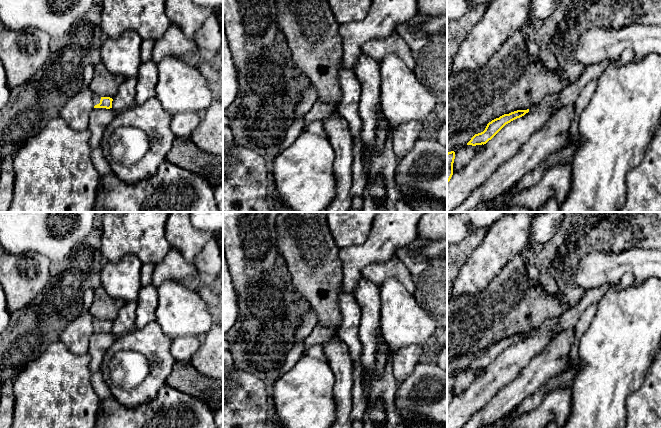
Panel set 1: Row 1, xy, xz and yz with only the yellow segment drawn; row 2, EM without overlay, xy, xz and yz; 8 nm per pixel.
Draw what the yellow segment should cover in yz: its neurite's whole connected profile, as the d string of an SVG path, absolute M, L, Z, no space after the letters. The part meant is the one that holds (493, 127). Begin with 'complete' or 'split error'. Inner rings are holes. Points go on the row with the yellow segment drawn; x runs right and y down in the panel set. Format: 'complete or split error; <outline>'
complete; M517 110L511 112L509 114L504 114L499 118L496 118L489 122L485 128L485 130L481 133L475 134L471 140L467 143L467 145L484 145L489 140L491 140L506 124L510 123L511 121L524 116L526 113L529 112L527 110Z

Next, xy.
split error; M92 93L92 102L93 102L94 108L110 109L112 108L112 101L113 99L110 97L101 97L99 95Z

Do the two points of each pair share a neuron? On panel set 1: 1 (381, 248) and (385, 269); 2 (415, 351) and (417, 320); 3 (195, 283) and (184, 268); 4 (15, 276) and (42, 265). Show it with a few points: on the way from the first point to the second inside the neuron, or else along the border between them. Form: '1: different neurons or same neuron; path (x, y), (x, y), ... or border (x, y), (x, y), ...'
1: different neurons; border (395, 254), (383, 262), (370, 263), (362, 270)
2: different neurons; border (426, 352), (419, 345), (407, 344), (393, 353)
3: same neuron; path (192, 279), (185, 272)
4: same neuron; path (23, 278), (37, 277), (39, 273)

